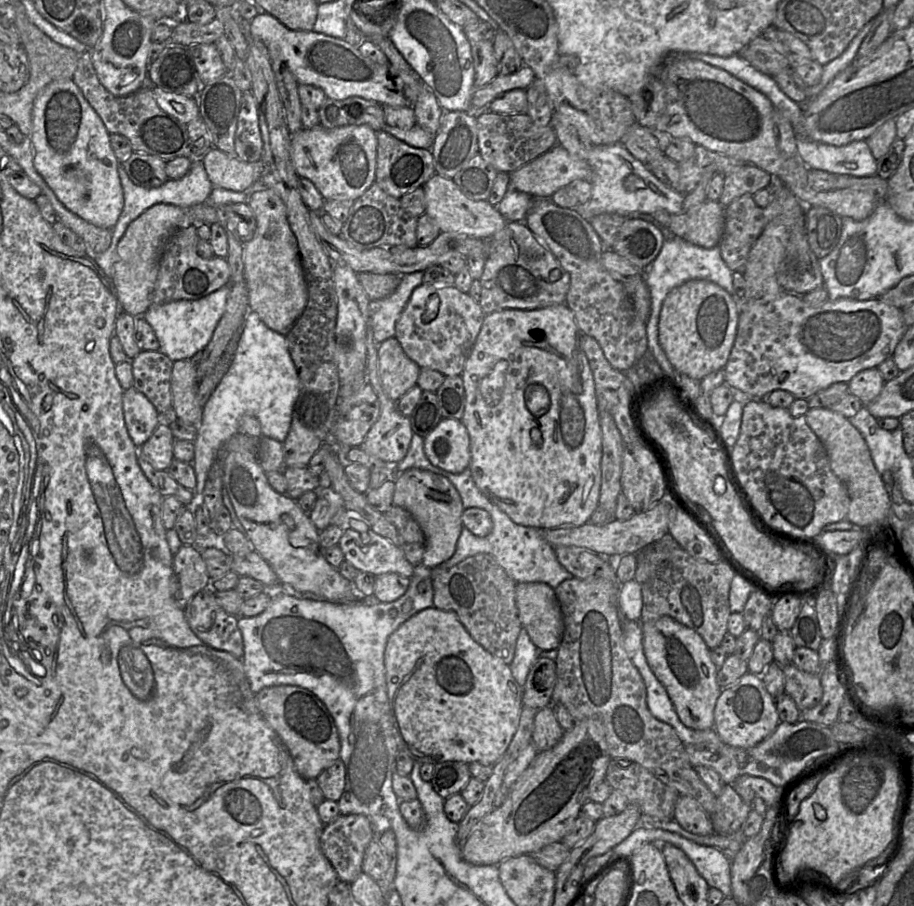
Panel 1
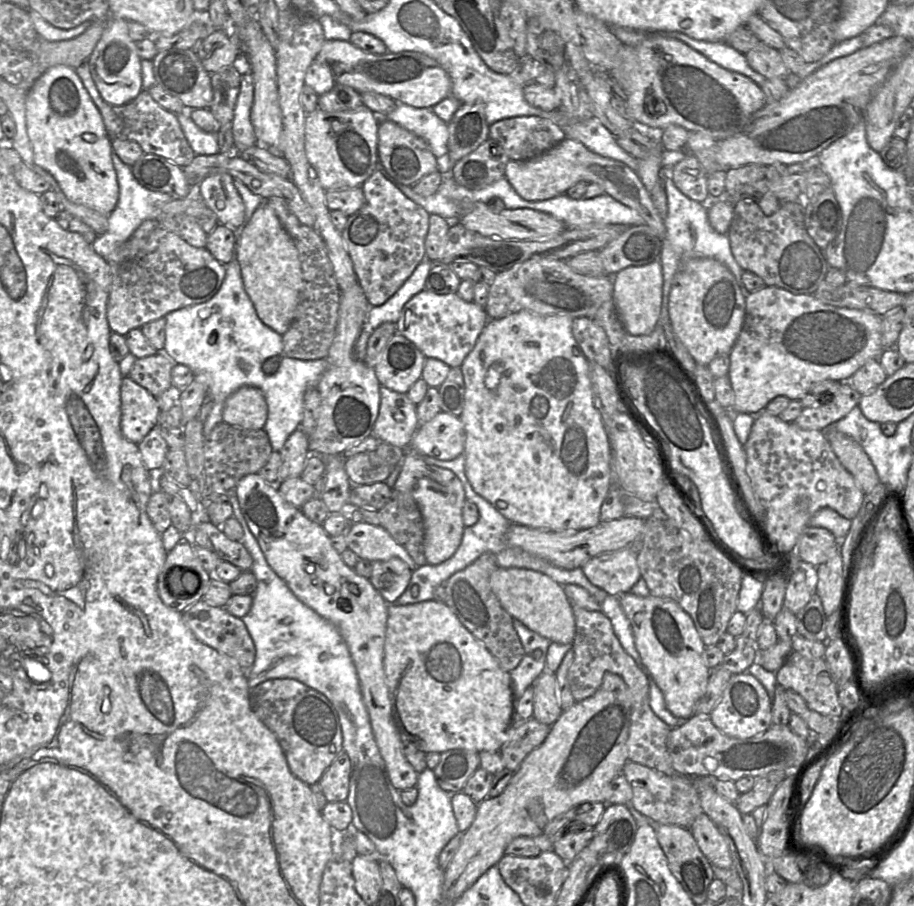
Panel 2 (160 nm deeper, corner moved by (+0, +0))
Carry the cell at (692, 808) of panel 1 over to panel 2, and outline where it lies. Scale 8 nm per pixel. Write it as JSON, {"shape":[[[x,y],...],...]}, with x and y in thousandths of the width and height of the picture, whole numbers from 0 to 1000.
{"shape":[[[770,896],[759,905],[755,917],[767,940],[779,956],[791,959],[802,957],[793,924]]]}

